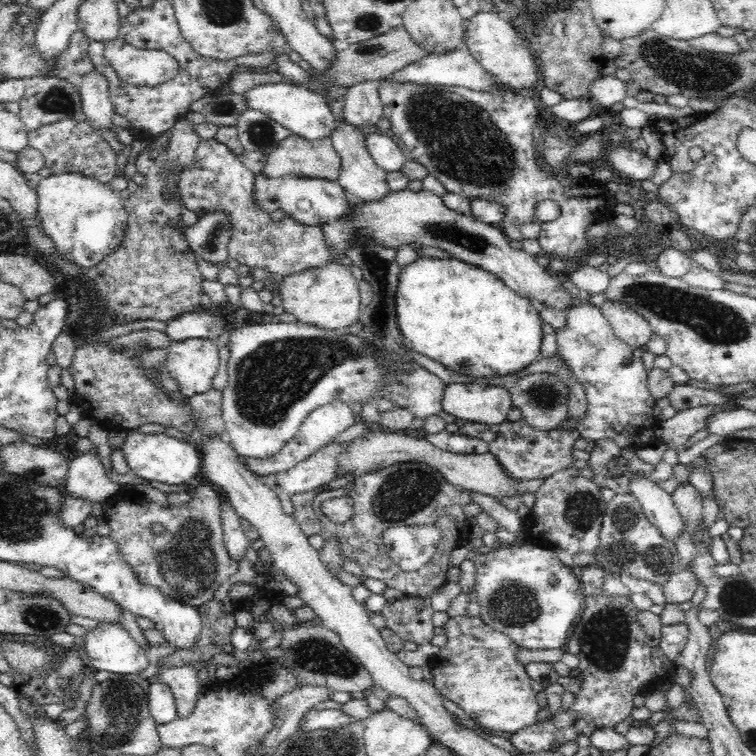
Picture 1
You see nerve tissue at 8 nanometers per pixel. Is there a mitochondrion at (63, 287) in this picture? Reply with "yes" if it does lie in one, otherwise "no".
no

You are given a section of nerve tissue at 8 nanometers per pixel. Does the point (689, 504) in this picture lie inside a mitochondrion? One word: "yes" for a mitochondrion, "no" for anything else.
no

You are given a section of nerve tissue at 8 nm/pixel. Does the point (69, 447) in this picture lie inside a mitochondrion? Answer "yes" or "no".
no

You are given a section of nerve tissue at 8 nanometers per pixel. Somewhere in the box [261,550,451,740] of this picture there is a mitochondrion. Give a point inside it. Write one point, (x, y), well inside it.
(319, 655)

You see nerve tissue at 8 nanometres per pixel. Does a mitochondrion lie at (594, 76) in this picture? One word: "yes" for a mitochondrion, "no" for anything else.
no

